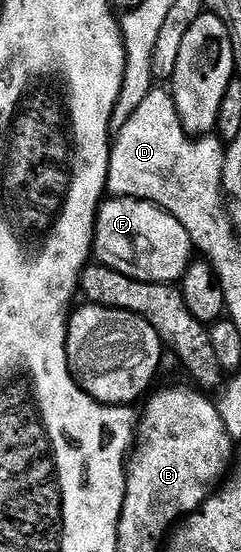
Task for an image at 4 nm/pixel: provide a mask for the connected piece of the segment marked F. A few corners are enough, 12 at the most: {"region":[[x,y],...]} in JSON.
{"region":[[151,203],[101,205],[93,248],[102,267],[180,283],[195,245]]}

